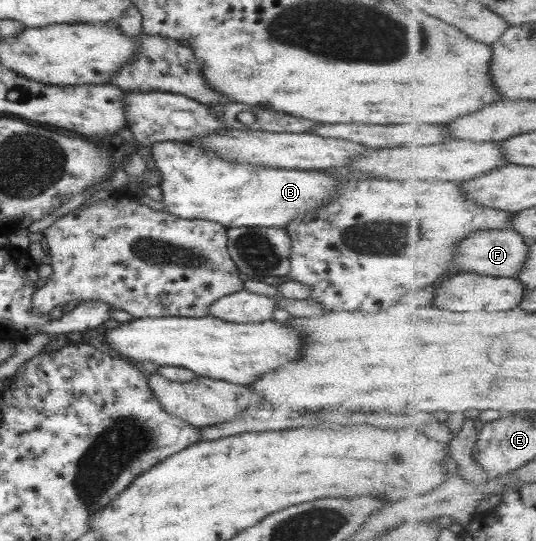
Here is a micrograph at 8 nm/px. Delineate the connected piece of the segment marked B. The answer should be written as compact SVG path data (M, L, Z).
M154 142L151 158L160 173L162 210L185 220L207 220L228 228L285 228L292 218L321 206L341 181L313 170L239 165L185 142Z

